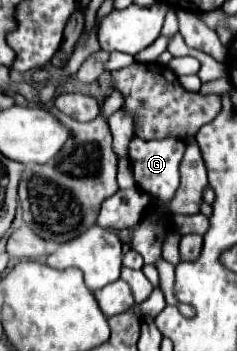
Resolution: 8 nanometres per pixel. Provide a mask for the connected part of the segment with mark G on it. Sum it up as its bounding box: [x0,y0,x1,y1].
[129,139,185,201]

